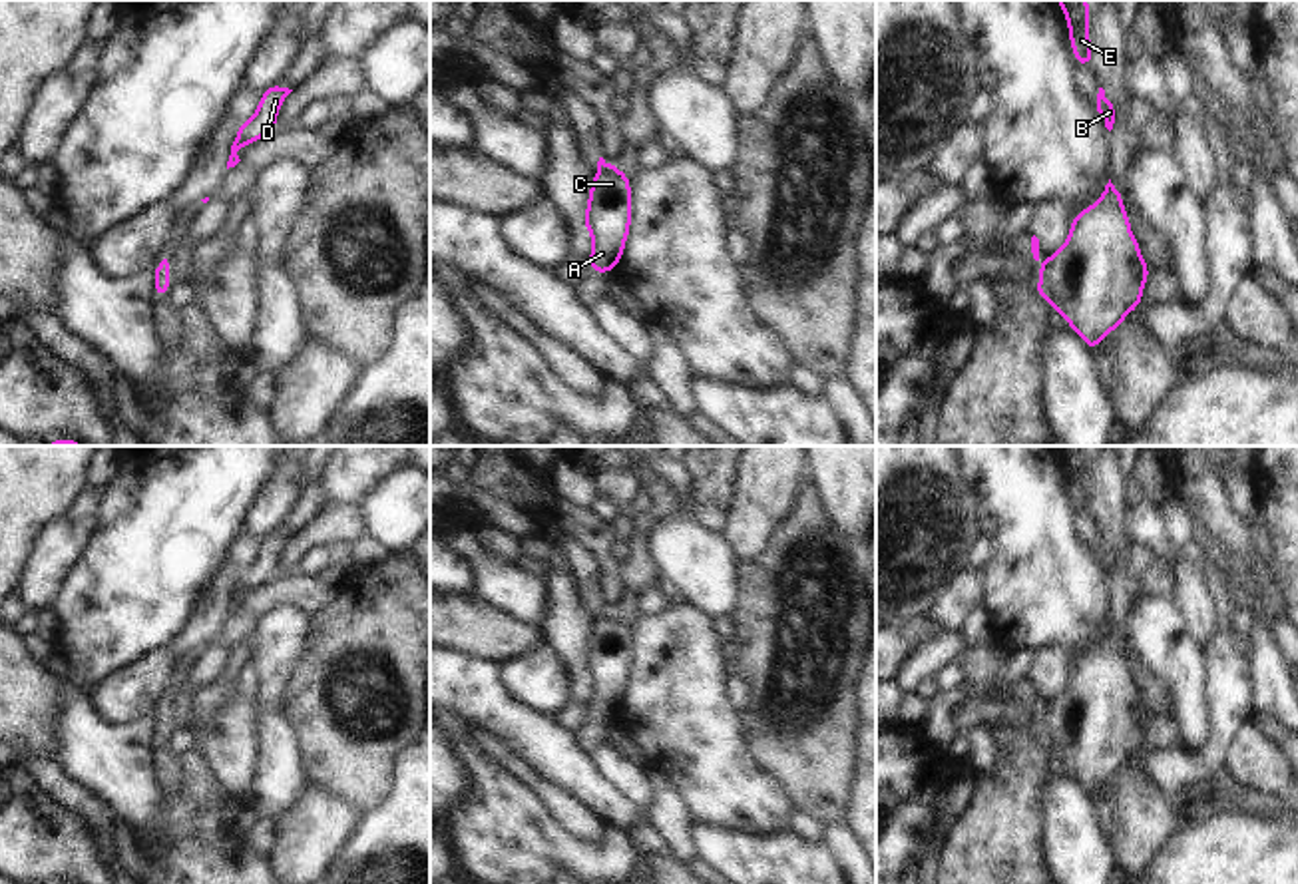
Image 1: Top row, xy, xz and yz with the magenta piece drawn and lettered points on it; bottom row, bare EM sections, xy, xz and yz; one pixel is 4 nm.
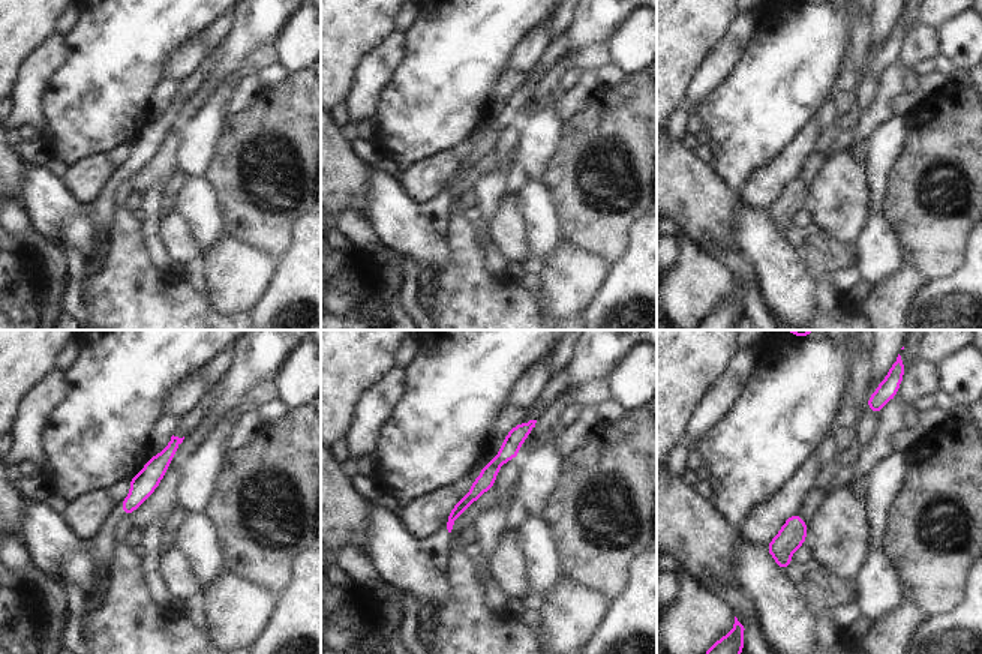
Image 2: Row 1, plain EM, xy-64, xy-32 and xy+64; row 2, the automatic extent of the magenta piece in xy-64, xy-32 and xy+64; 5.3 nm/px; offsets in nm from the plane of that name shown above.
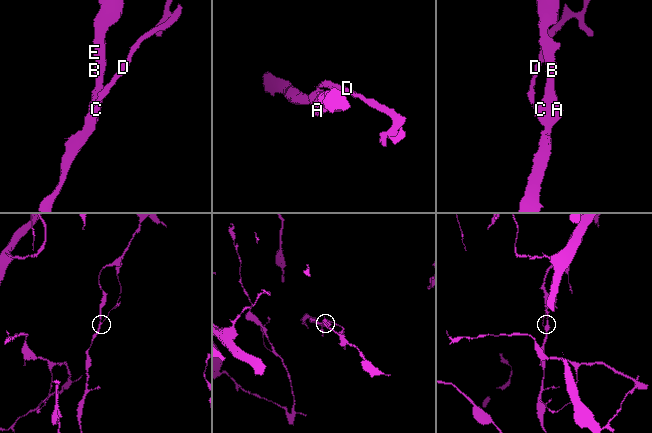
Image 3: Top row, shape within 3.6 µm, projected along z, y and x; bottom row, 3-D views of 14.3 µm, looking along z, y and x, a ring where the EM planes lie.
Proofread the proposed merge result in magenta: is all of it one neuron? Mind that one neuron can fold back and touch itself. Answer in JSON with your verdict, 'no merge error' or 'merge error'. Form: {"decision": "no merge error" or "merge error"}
{"decision": "merge error"}

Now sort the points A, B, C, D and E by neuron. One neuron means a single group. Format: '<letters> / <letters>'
A B C E / D

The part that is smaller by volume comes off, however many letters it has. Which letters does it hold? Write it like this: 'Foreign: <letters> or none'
Foreign: D

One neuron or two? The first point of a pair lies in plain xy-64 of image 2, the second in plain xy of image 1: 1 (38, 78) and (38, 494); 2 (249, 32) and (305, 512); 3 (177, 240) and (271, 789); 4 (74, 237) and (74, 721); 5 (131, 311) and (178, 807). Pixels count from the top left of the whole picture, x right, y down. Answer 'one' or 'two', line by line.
1: two
2: two
3: two
4: one
5: one

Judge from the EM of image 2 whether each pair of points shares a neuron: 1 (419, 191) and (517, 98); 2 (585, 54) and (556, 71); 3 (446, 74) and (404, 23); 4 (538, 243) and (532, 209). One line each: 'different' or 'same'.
1: different
2: same
3: different
4: same

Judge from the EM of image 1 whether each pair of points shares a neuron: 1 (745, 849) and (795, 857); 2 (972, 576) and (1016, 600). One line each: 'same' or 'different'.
1: same
2: different

